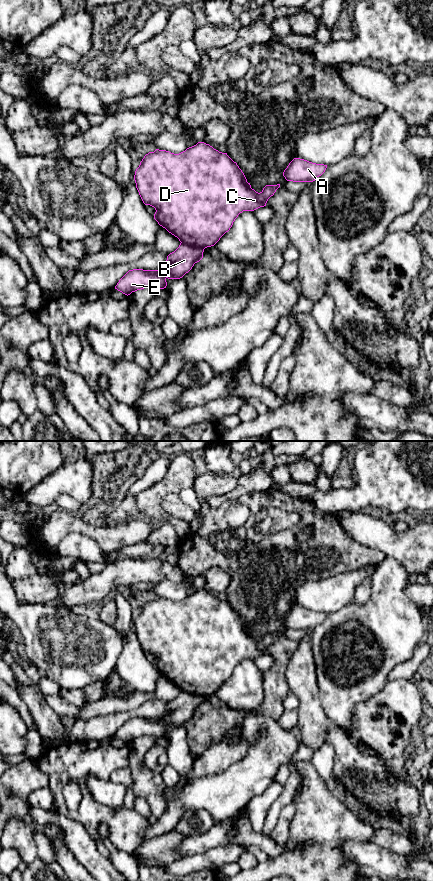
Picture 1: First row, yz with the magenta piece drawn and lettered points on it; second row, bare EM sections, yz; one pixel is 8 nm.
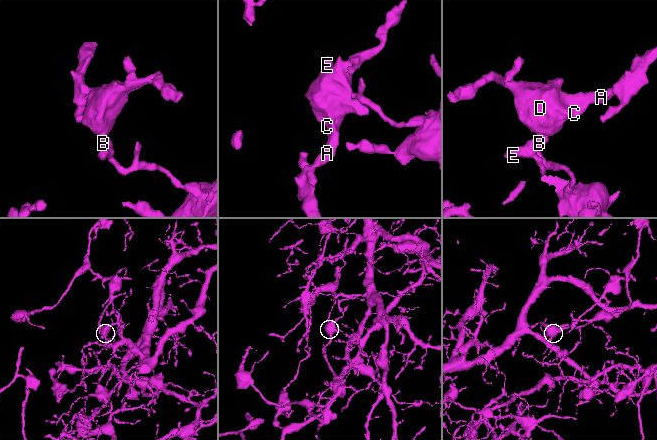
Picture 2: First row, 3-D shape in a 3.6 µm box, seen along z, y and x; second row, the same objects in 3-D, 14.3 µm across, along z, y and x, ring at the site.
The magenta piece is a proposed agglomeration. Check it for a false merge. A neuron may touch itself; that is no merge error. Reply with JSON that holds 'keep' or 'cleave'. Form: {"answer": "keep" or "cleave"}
{"answer": "cleave"}

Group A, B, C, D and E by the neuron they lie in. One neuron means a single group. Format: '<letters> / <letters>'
A C D / B E

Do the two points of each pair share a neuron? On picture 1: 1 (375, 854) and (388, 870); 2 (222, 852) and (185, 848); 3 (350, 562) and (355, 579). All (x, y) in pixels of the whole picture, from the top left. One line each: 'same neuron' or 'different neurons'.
1: same neuron
2: different neurons
3: different neurons

